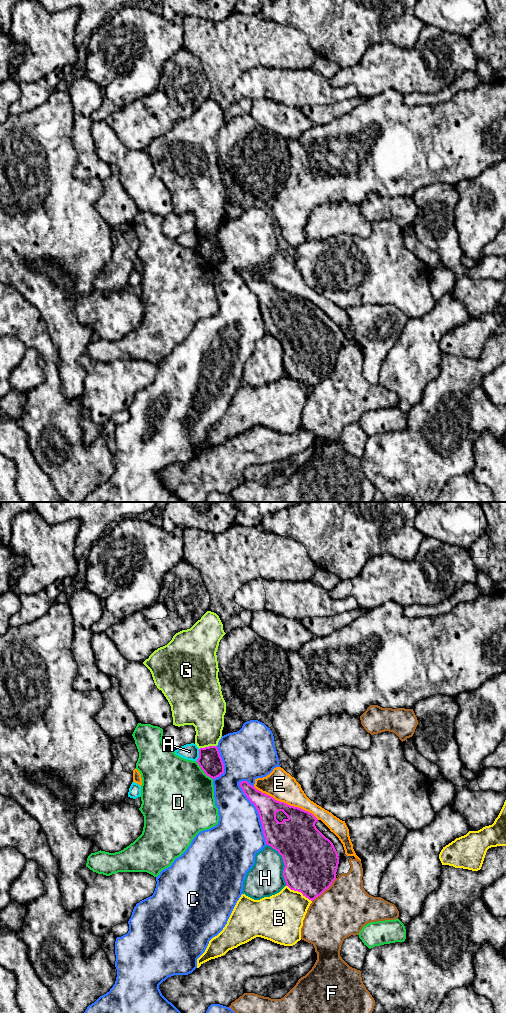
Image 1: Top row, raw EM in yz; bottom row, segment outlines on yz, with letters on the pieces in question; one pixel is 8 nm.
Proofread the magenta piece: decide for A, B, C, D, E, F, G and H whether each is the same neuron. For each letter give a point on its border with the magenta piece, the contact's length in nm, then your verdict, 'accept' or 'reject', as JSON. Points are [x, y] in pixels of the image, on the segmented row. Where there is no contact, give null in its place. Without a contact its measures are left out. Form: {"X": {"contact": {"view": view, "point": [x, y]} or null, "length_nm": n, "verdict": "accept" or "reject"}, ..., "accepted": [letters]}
{"A": {"contact": {"view": "yz", "point": [199, 755]}, "length_nm": 110, "verdict": "reject"}, "B": {"contact": {"view": "yz", "point": [299, 891]}, "length_nm": 240, "verdict": "reject"}, "C": {"contact": {"view": "yz", "point": [258, 812]}, "length_nm": 550, "verdict": "reject"}, "D": {"contact": {"view": "yz", "point": [203, 770]}, "length_nm": 200, "verdict": "reject"}, "E": {"contact": {"view": "yz", "point": [285, 803]}, "length_nm": 600, "verdict": "reject"}, "F": {"contact": {"view": "yz", "point": [324, 890]}, "length_nm": 280, "verdict": "reject"}, "G": {"contact": {"view": "yz", "point": [207, 747]}, "length_nm": 150, "verdict": "reject"}, "H": {"contact": {"view": "yz", "point": [284, 864]}, "length_nm": 360, "verdict": "reject"}, "accepted": []}

